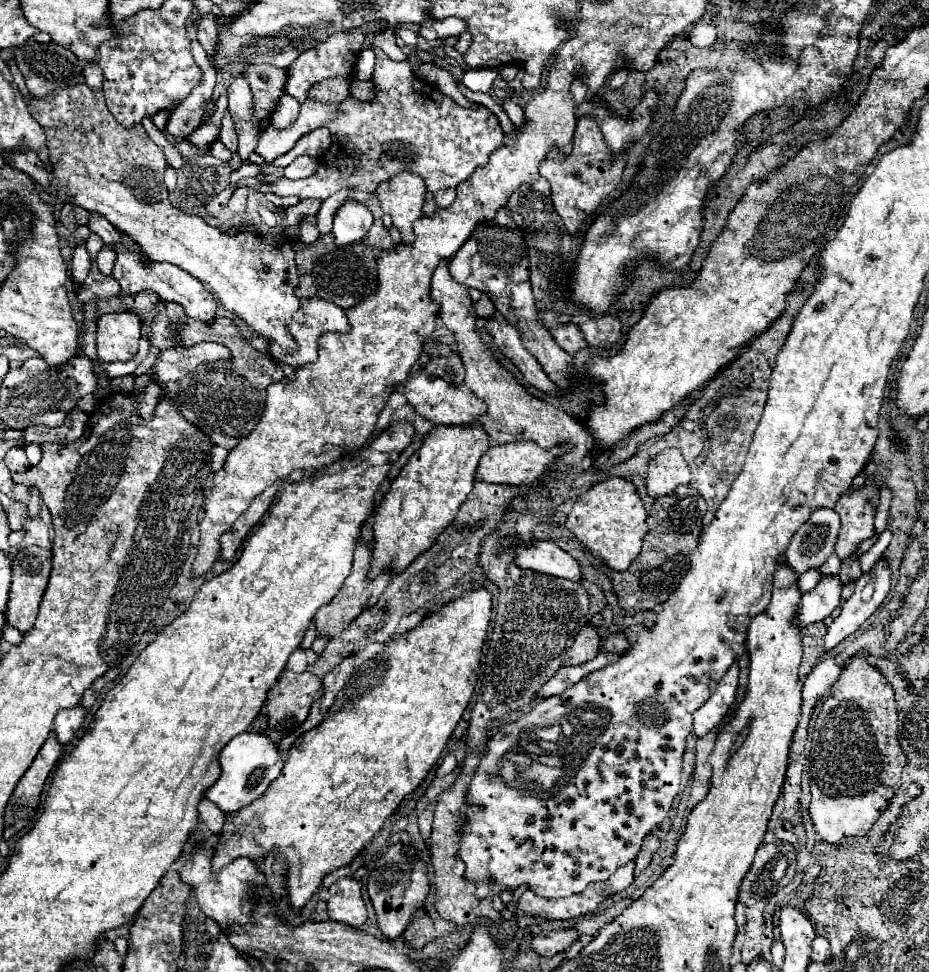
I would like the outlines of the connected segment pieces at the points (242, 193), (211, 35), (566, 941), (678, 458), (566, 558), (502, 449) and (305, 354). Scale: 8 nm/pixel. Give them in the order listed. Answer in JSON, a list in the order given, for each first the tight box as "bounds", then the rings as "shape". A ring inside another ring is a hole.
[{"bounds":[228,186,246,214],"shape":[[[240,186],[234,190],[230,202],[228,202],[228,208],[234,212],[234,214],[244,214],[246,212],[246,188]]]},{"bounds":[198,14,218,60],"shape":[[[212,14],[202,16],[200,26],[198,26],[198,42],[200,42],[202,48],[206,50],[206,56],[208,56],[210,60],[214,60],[216,48],[218,48],[218,28],[216,28],[216,24],[214,24],[214,16],[212,16]]]},{"bounds":[532,928,580,956],"shape":[[[562,928],[562,930],[540,932],[532,940],[532,950],[536,950],[542,956],[554,956],[558,952],[568,950],[578,938],[580,938],[580,934],[578,934],[576,928]]]},{"bounds":[646,448,690,498],"shape":[[[666,448],[648,466],[646,490],[652,498],[670,494],[678,484],[690,482],[690,468],[678,448]]]},{"bounds":[516,540,582,582],"shape":[[[540,540],[532,548],[522,548],[522,552],[518,552],[516,556],[516,564],[526,570],[550,574],[556,578],[568,578],[572,582],[582,582],[580,562],[550,540]]]},{"bounds":[476,442,568,486],"shape":[[[514,442],[490,446],[476,468],[476,480],[492,484],[518,486],[526,478],[540,478],[548,464],[560,456],[568,446],[542,450],[532,442]]]},{"bounds":[270,300,350,368],"shape":[[[306,300],[304,306],[292,316],[292,322],[288,324],[288,330],[290,334],[294,336],[294,340],[298,342],[298,350],[284,350],[280,348],[278,344],[270,342],[270,352],[274,354],[274,358],[278,358],[282,364],[290,366],[290,368],[296,368],[296,366],[302,366],[302,364],[308,364],[308,362],[314,362],[316,356],[312,356],[314,352],[318,352],[318,338],[324,334],[324,332],[348,332],[350,324],[348,324],[348,318],[346,318],[346,312],[336,306],[336,304],[330,304],[328,300]]]}]

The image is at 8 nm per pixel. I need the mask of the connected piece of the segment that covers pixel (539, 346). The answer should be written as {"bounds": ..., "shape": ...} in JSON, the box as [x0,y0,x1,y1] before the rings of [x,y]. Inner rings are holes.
{"bounds":[450,206,572,388],"shape":[[[508,206],[498,208],[494,220],[480,222],[472,230],[472,236],[460,246],[460,250],[450,260],[450,276],[458,284],[464,284],[466,288],[476,288],[484,292],[494,302],[496,310],[502,312],[508,324],[520,332],[520,340],[524,348],[542,364],[548,378],[558,388],[568,388],[566,378],[572,372],[570,368],[572,356],[552,340],[550,332],[538,320],[538,312],[536,312],[536,304],[528,280],[528,252],[526,252],[524,234],[508,216]]]}

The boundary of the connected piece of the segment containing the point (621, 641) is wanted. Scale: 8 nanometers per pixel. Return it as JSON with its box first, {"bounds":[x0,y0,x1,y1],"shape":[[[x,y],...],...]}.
{"bounds":[604,634,632,654],"shape":[[[612,634],[604,640],[604,648],[608,652],[618,652],[618,654],[624,654],[624,650],[628,650],[632,644],[630,640],[624,636],[624,634]]]}

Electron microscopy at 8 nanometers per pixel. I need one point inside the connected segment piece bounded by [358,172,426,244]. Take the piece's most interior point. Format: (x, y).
(402, 197)

